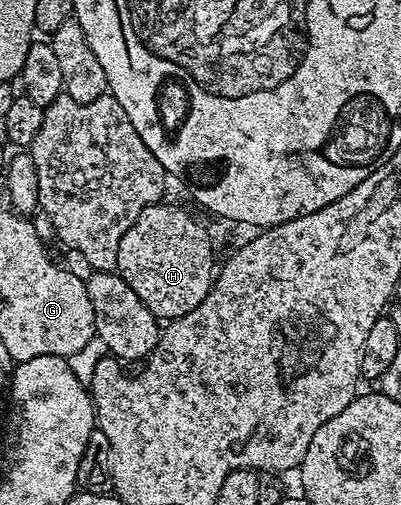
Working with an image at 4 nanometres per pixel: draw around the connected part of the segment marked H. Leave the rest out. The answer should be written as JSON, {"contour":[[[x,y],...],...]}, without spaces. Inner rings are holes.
{"contour":[[[161,200],[146,208],[130,224],[122,244],[118,244],[115,273],[134,288],[138,300],[154,312],[156,319],[175,320],[186,316],[186,312],[194,312],[210,292],[214,281],[212,238],[190,211],[166,203]]]}

